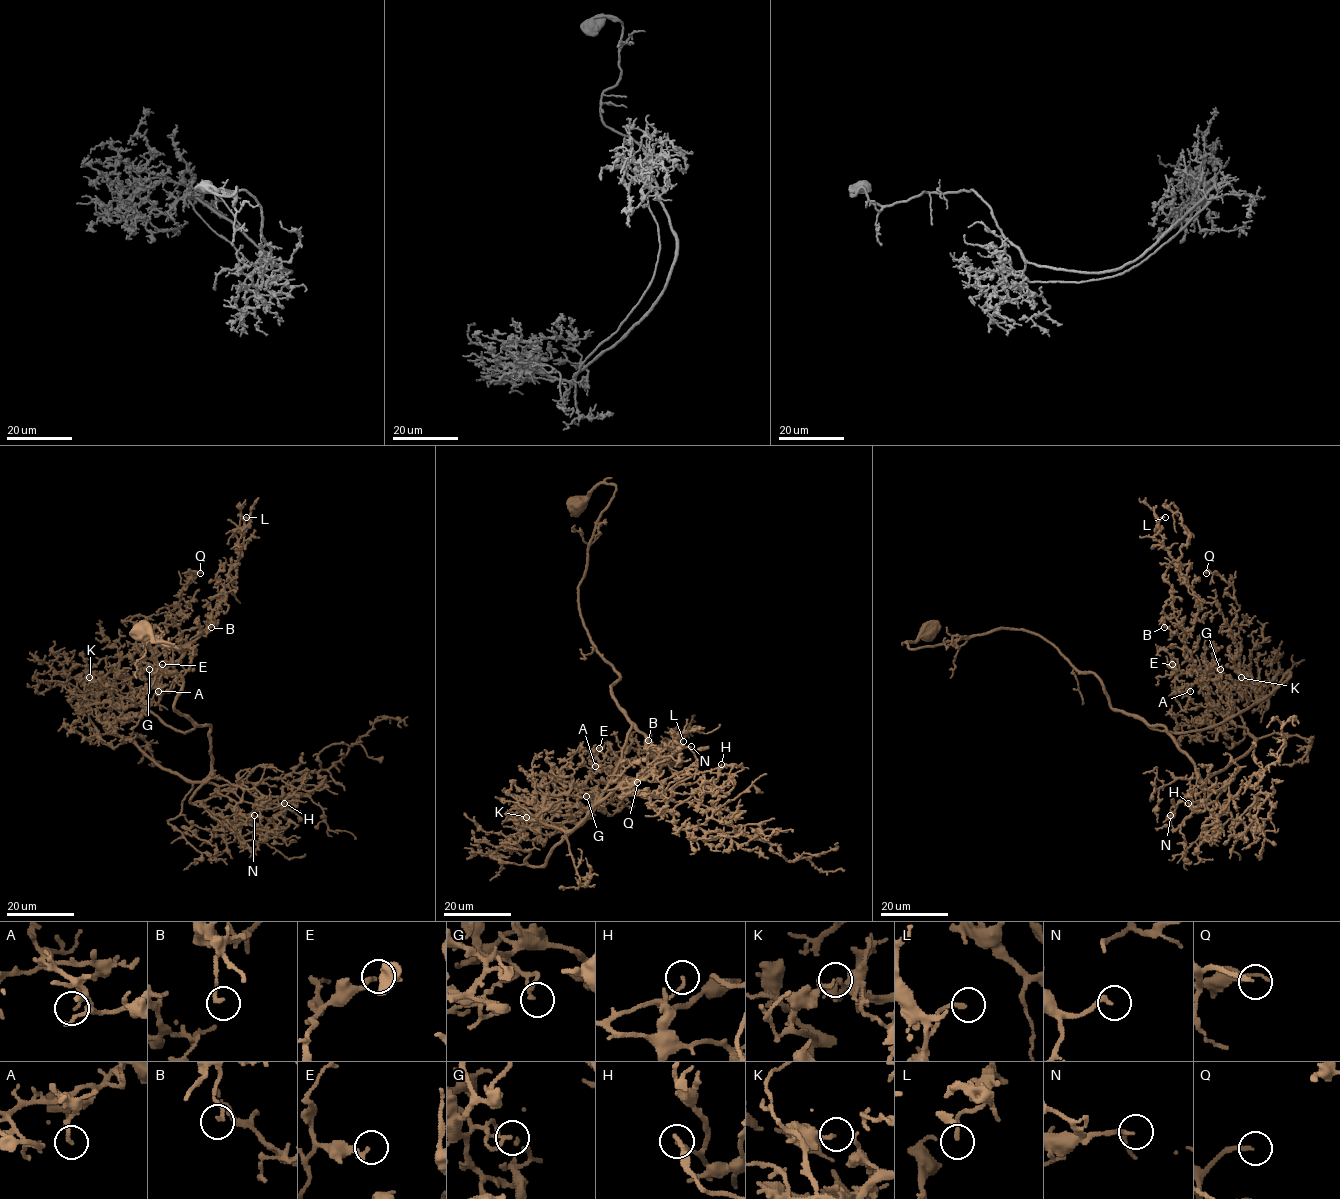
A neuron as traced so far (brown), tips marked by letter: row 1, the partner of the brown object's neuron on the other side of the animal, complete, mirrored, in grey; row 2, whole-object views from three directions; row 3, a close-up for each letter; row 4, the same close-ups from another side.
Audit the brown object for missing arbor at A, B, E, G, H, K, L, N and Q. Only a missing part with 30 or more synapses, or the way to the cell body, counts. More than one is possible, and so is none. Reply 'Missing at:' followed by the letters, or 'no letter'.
Missing at: Q

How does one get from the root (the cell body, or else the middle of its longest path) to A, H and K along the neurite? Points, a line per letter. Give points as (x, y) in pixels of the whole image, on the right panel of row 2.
A: (926, 628), (909, 648), (1042, 636), (1112, 708), (1163, 726), (1203, 781), (1254, 739), (1198, 680), (1190, 691)
H: (926, 628), (909, 648), (1042, 636), (1112, 708), (1165, 727), (1206, 802), (1221, 791), (1188, 803)
K: (926, 628), (909, 648), (1034, 632), (1112, 708), (1160, 731), (1212, 727), (1290, 673), (1265, 707), (1241, 677)

